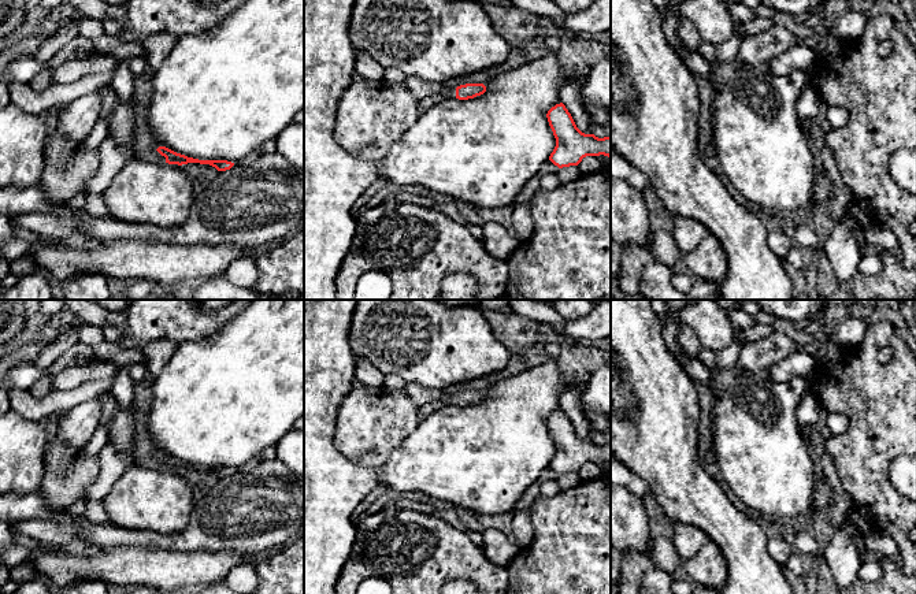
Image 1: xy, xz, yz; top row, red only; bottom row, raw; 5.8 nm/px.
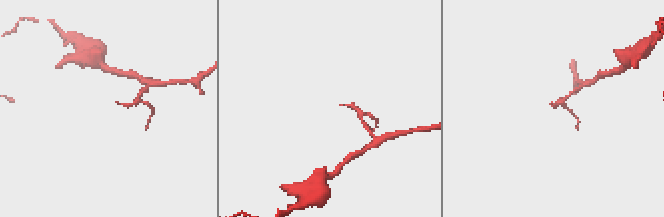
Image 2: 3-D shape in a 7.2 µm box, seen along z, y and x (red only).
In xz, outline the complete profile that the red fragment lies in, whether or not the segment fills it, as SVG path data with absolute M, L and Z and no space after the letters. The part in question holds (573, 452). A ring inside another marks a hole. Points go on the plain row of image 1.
M563 409L552 413L546 424L556 445L549 467L559 475L578 472L586 463L604 461L611 465L611 443L582 439Z

